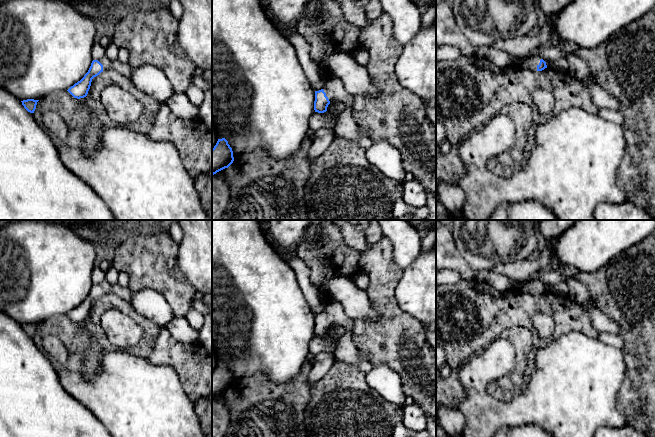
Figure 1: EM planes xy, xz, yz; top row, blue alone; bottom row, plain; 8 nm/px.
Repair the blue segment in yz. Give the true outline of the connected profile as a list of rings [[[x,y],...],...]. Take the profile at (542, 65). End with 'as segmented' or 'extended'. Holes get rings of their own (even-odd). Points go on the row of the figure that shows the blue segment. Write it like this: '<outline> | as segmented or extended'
[[[526,55],[522,57],[520,67],[535,72],[544,70],[547,65],[541,57]]] | extended

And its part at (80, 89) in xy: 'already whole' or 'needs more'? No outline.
needs more

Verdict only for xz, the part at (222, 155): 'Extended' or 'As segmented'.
As segmented

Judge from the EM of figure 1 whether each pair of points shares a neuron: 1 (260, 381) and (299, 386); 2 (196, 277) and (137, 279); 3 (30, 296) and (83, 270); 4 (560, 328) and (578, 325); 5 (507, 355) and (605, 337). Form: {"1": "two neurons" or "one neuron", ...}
{"1": "one neuron", "2": "two neurons", "3": "one neuron", "4": "one neuron", "5": "two neurons"}

